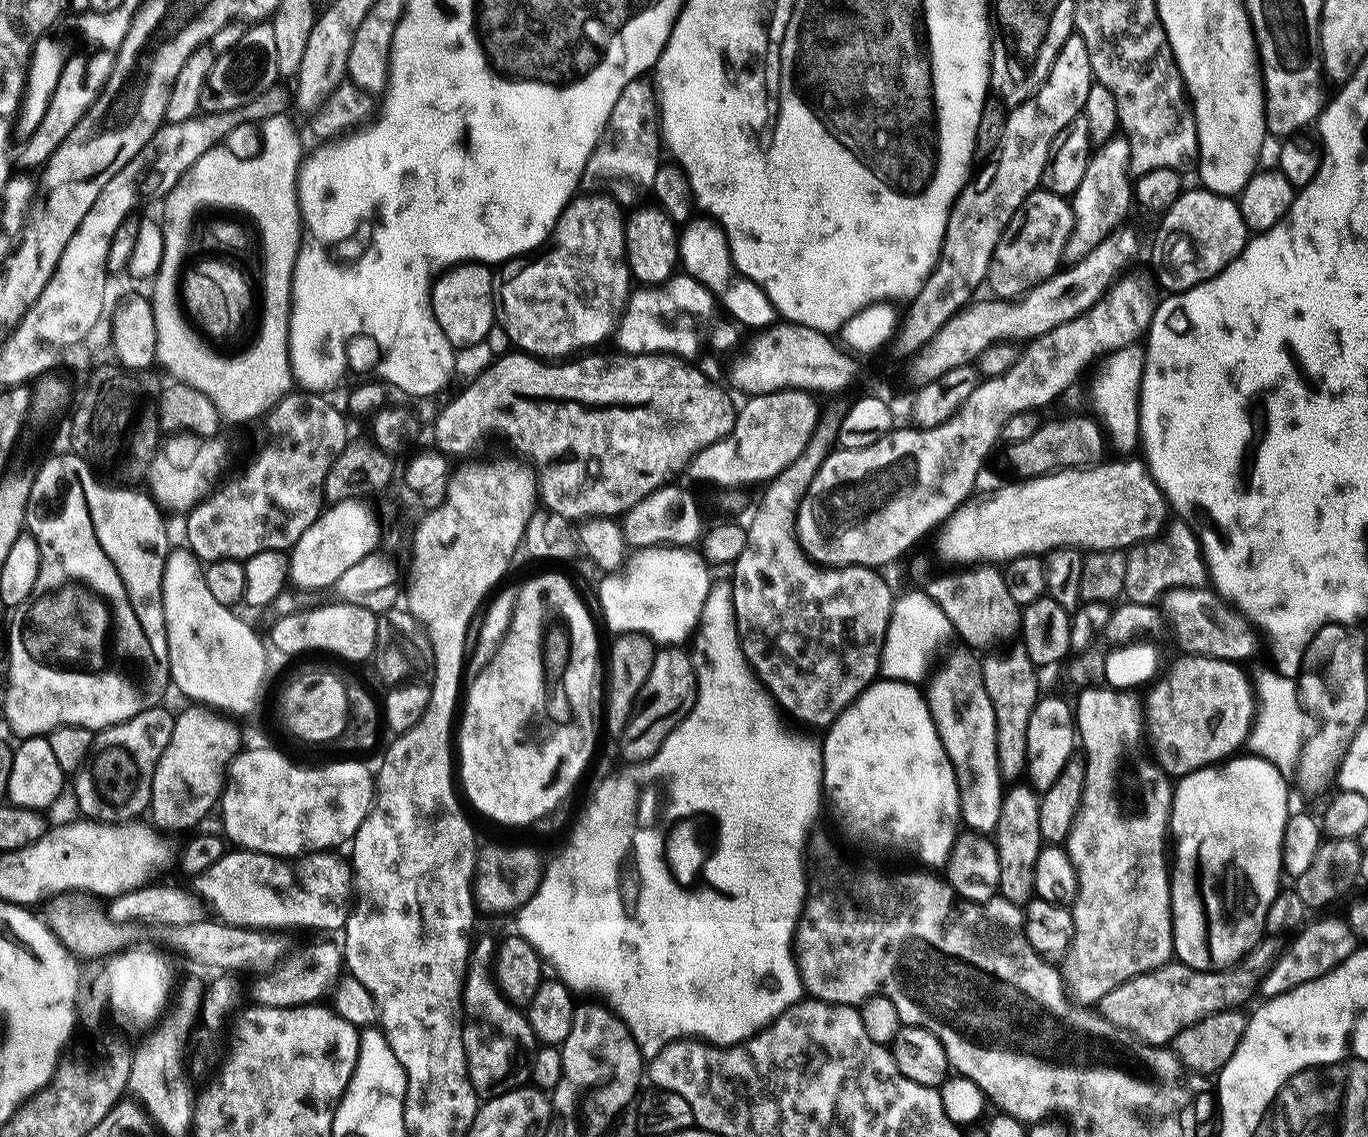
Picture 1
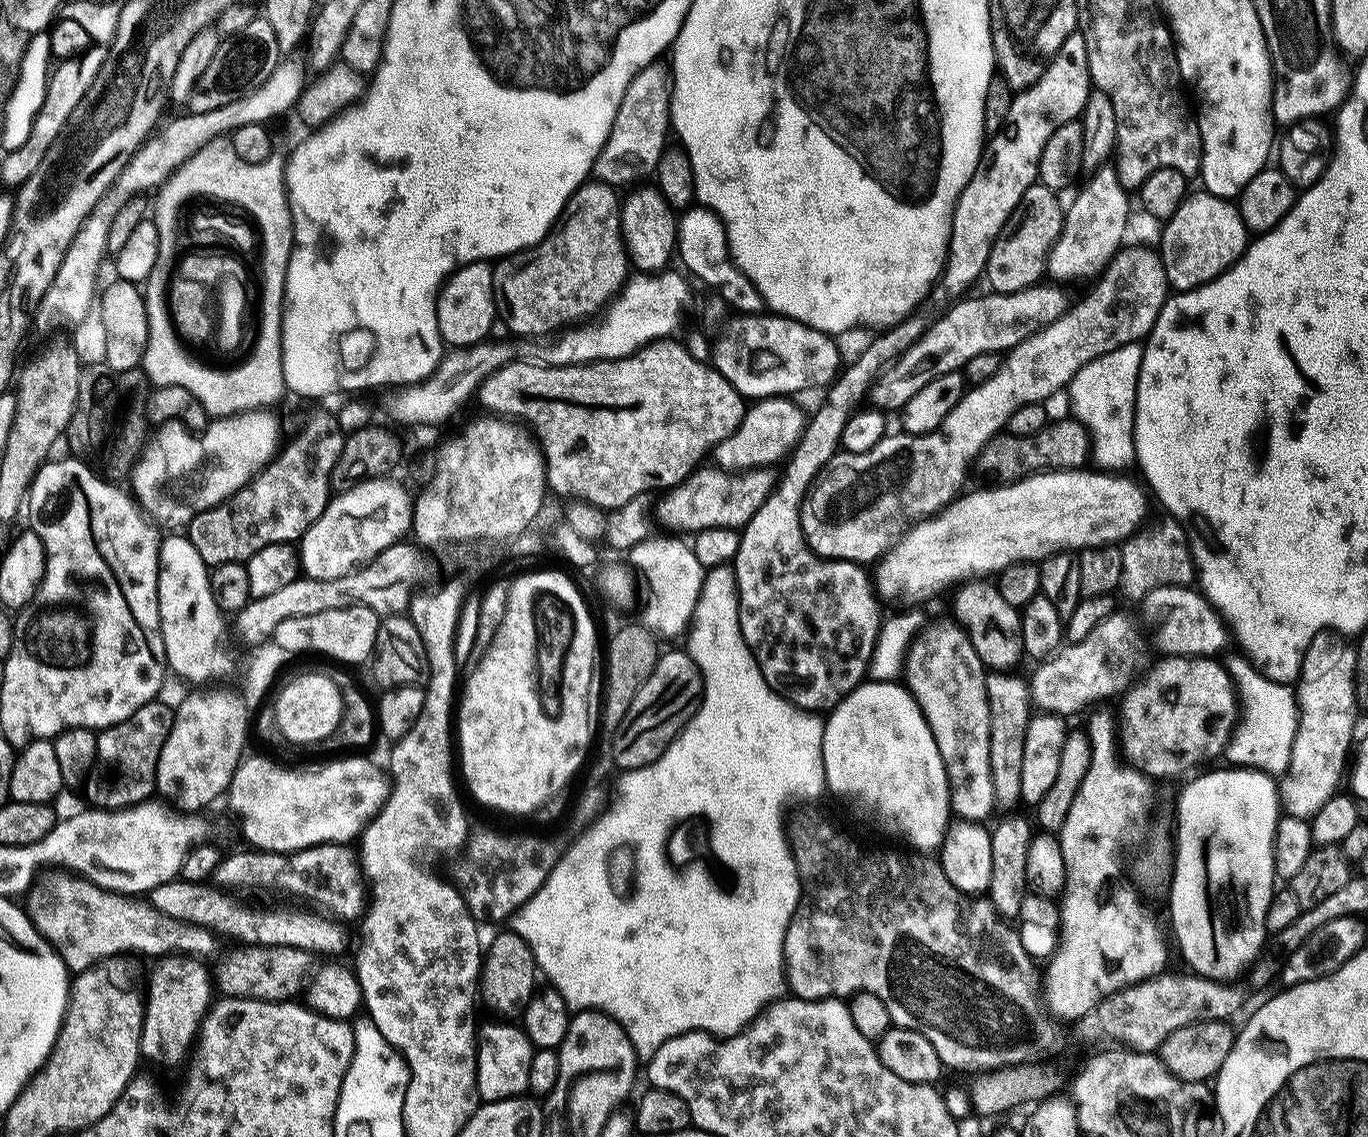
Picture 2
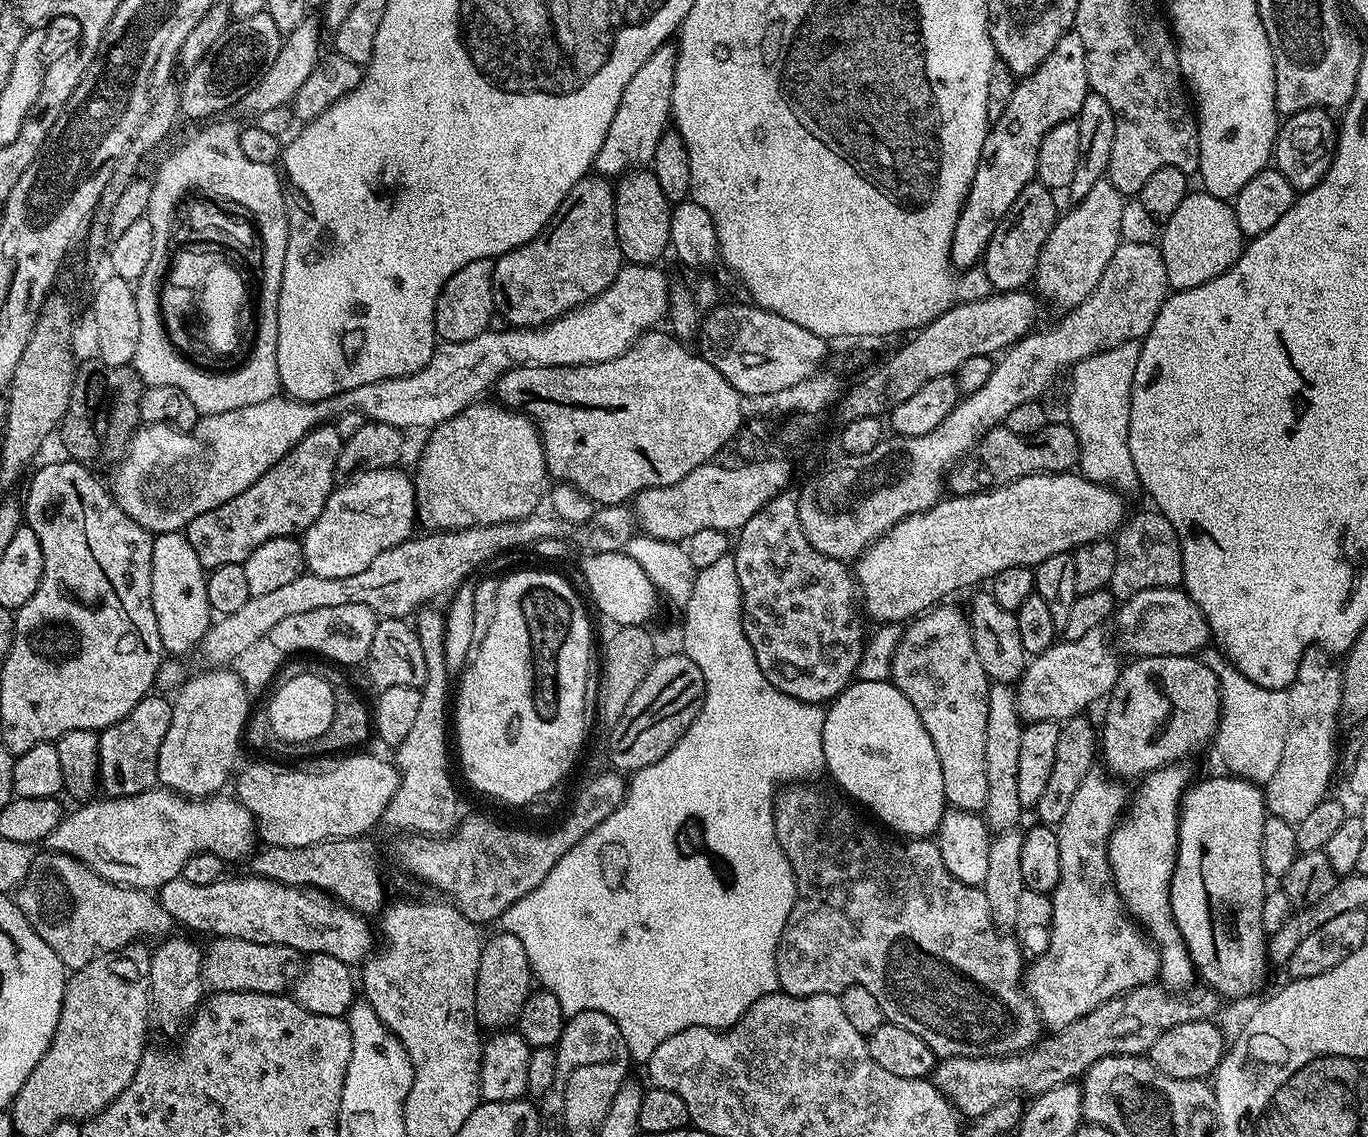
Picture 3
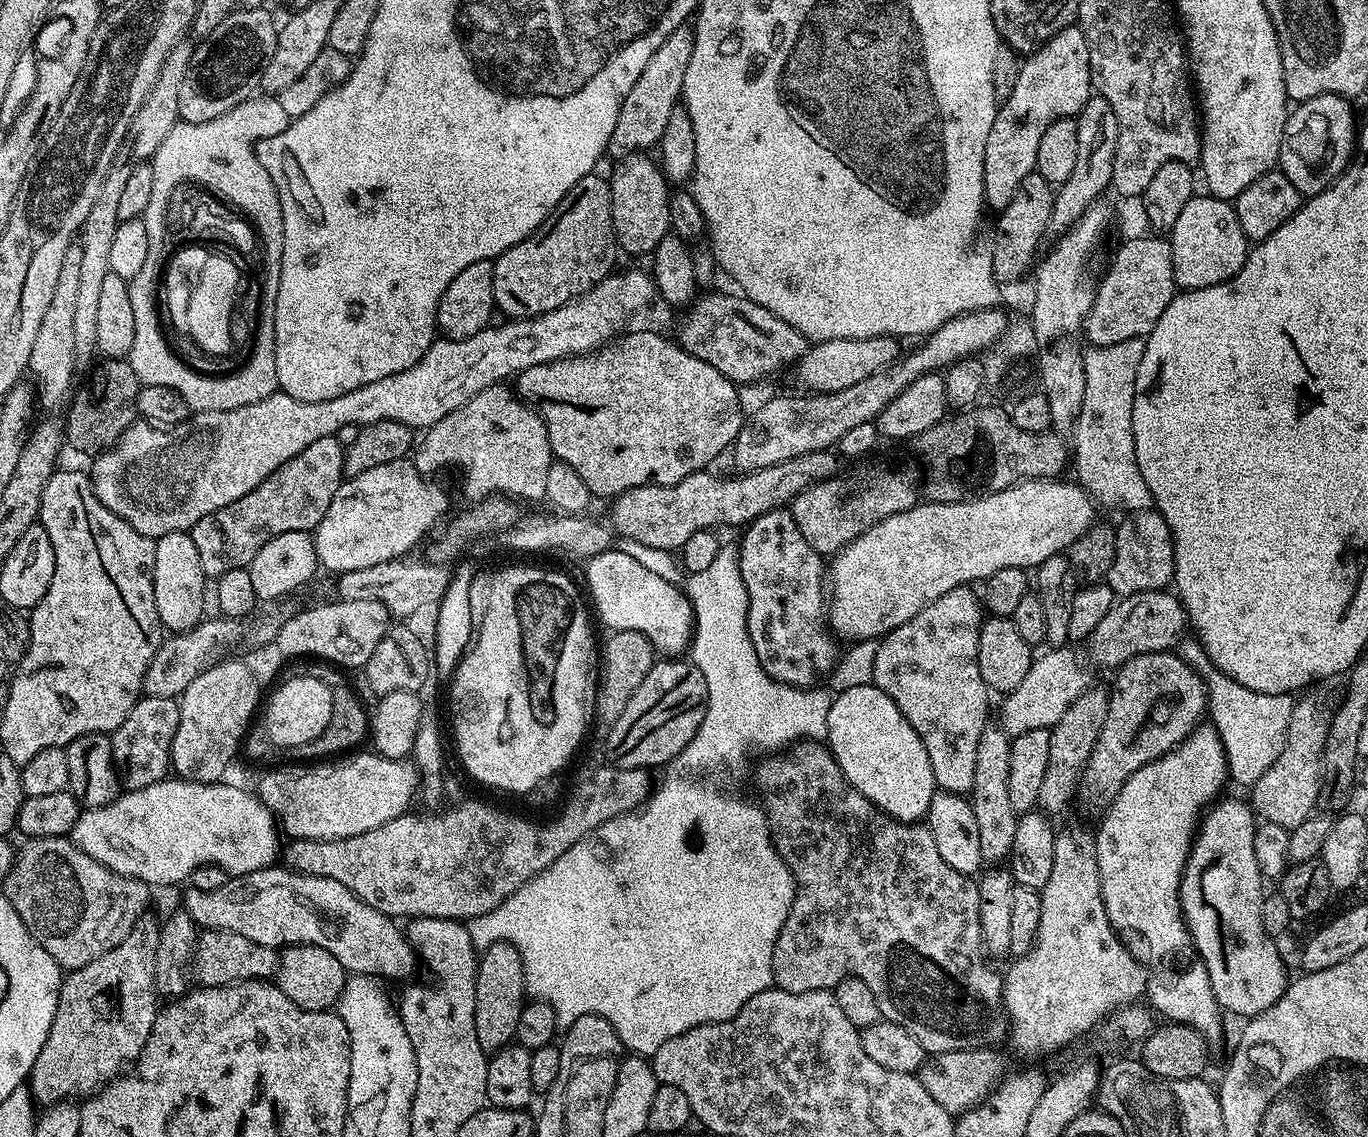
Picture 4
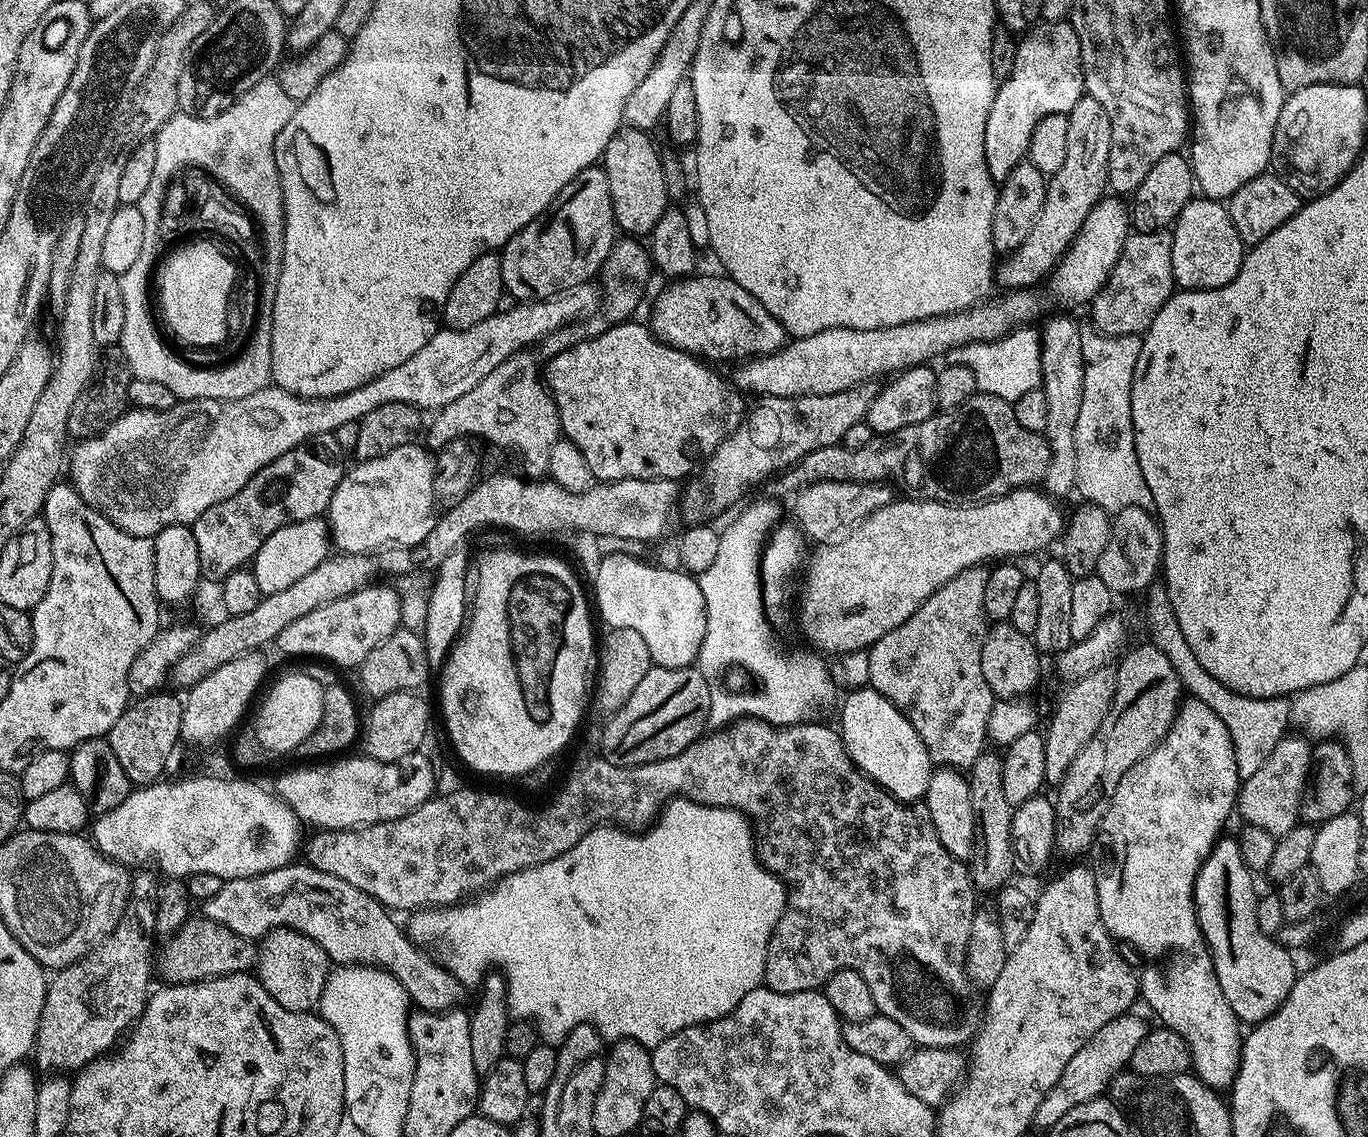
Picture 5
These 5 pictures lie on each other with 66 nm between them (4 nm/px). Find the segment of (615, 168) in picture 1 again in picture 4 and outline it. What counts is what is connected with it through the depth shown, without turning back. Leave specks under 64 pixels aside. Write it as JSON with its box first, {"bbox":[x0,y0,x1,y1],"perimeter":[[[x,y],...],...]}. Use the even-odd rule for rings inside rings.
{"bbox":[606,26,695,158],"perimeter":[[[681,26],[668,35],[658,50],[654,50],[650,62],[646,62],[646,70],[642,70],[638,82],[634,82],[630,94],[626,94],[622,102],[618,122],[614,126],[612,137],[608,139],[606,152],[609,157],[623,158],[640,154],[659,145],[671,111],[678,107],[684,91],[686,66],[690,66],[690,54],[694,54],[695,41],[695,31],[691,27]]]}

